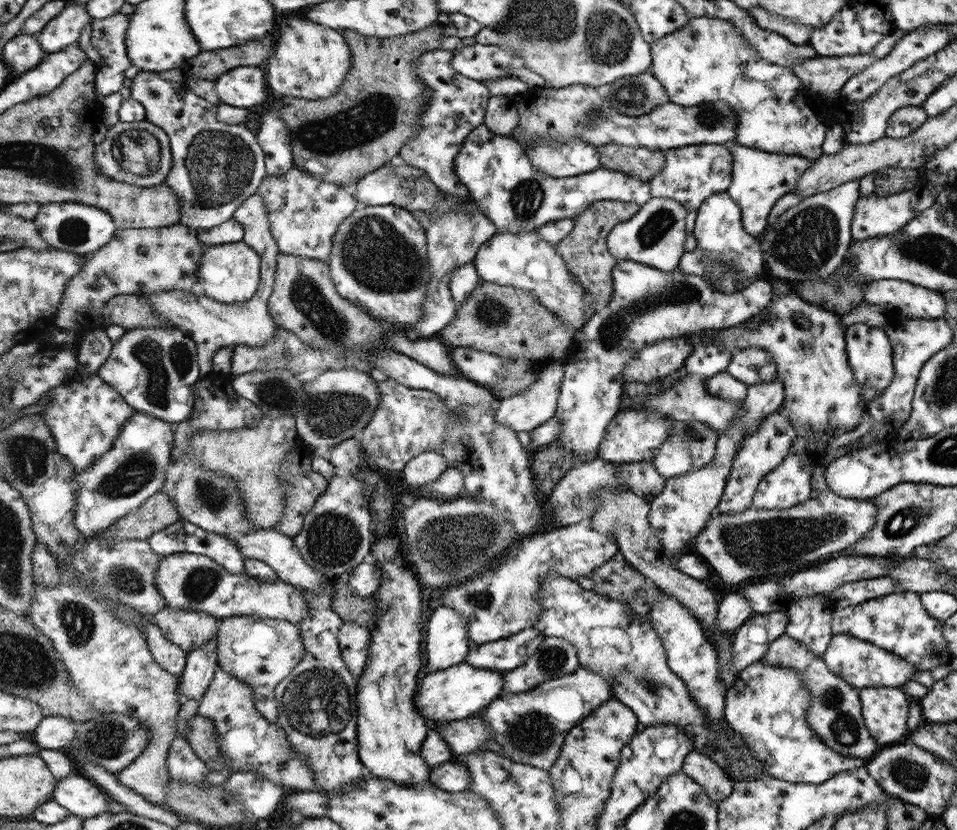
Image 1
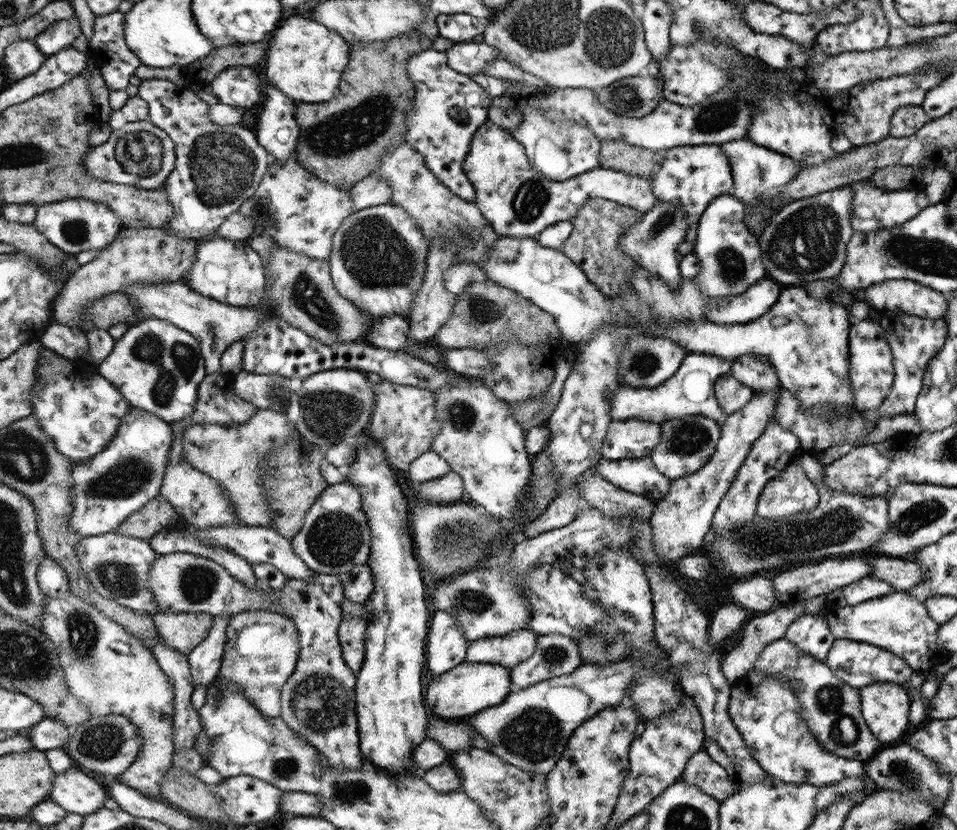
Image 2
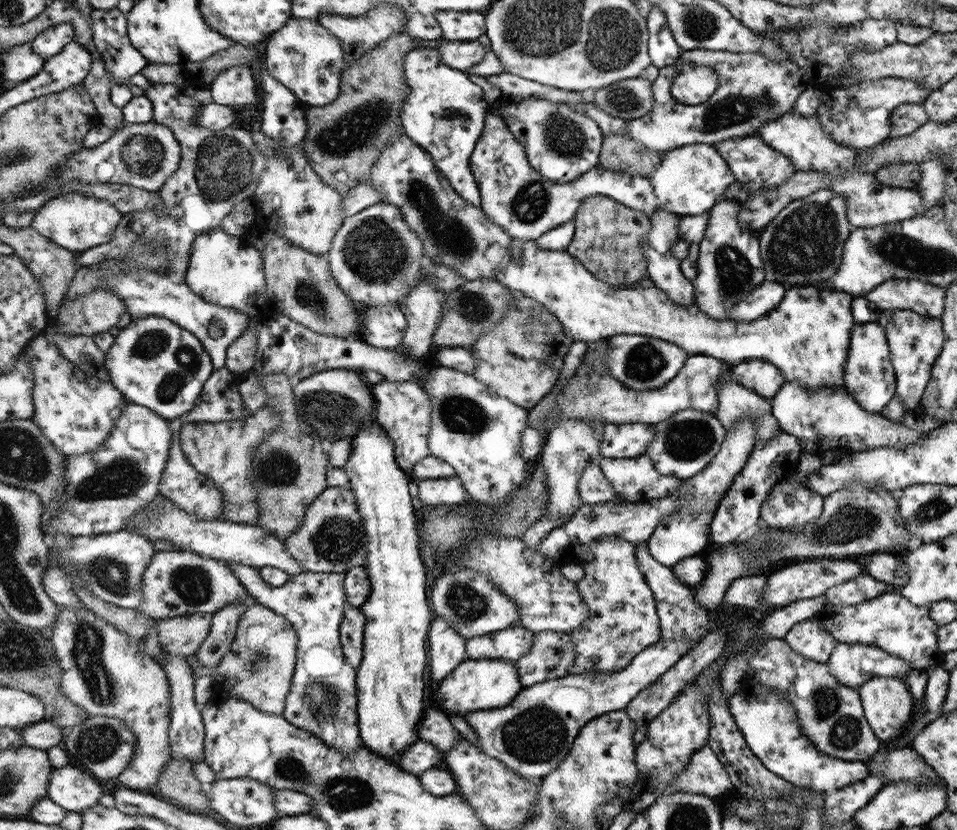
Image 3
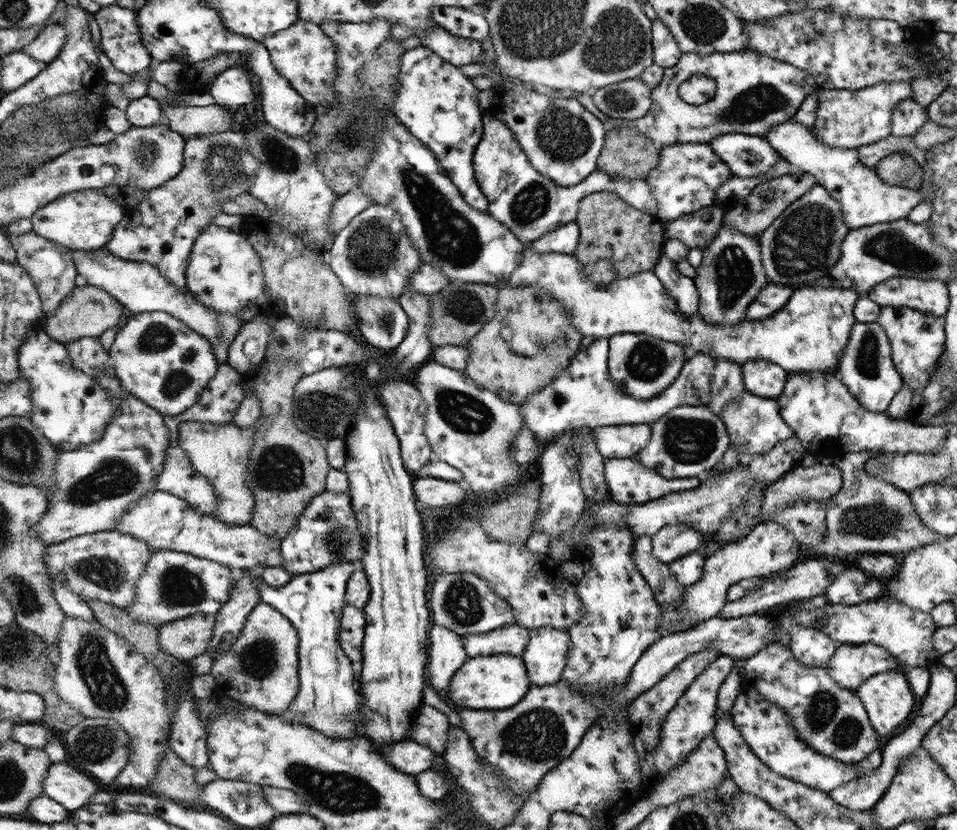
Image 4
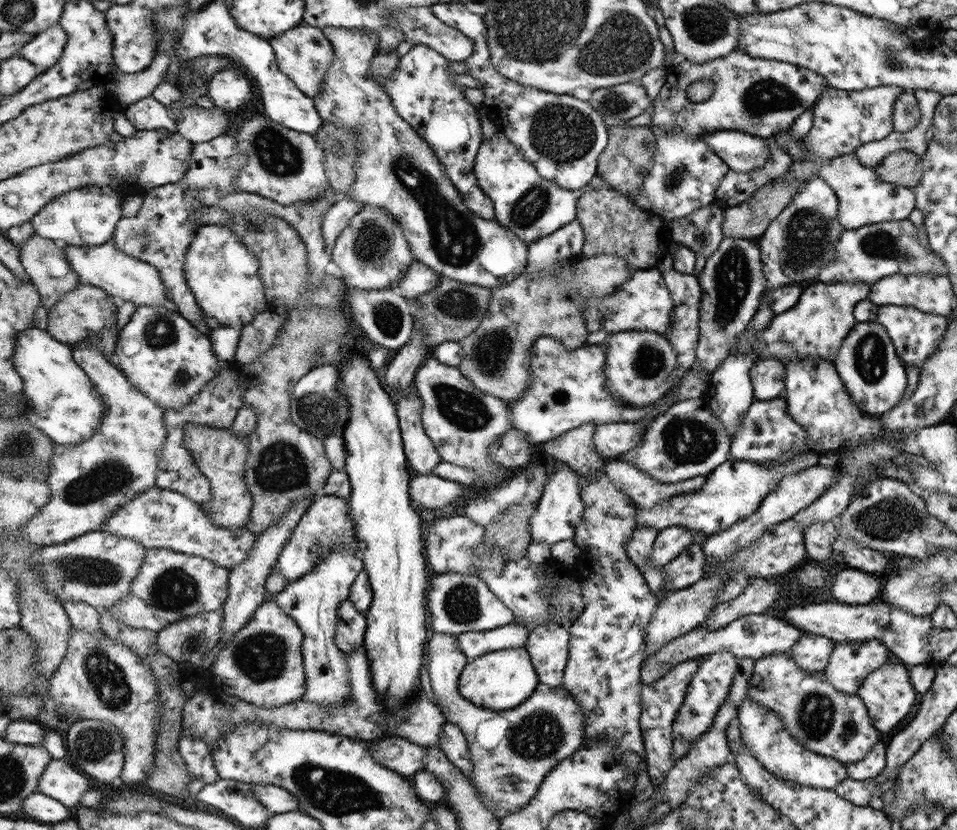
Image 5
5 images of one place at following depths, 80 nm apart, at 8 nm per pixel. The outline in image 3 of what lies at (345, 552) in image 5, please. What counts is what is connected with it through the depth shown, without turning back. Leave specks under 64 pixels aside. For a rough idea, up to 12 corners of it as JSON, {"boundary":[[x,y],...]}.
{"boundary":[[226,565],[299,636],[281,715],[357,752],[357,671],[339,640],[346,572],[280,587]]}

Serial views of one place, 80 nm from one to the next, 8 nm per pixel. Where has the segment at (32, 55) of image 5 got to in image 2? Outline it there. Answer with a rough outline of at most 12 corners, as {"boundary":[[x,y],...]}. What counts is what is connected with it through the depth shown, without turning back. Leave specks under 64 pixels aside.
{"boundary":[[76,17],[53,22],[33,40],[47,58],[80,36]]}

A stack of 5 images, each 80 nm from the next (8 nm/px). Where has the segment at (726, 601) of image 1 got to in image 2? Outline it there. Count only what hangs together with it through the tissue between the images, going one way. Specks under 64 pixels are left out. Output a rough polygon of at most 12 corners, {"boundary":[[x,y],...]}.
{"boundary":[[728,602],[711,617],[708,645],[719,644],[747,622],[743,606]]}

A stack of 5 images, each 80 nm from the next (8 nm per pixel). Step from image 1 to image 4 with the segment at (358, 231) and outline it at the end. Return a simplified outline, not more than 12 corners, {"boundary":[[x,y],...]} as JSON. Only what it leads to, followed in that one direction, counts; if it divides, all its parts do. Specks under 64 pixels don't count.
{"boundary":[[372,203],[334,234],[353,295],[399,298],[422,264],[395,209]]}

